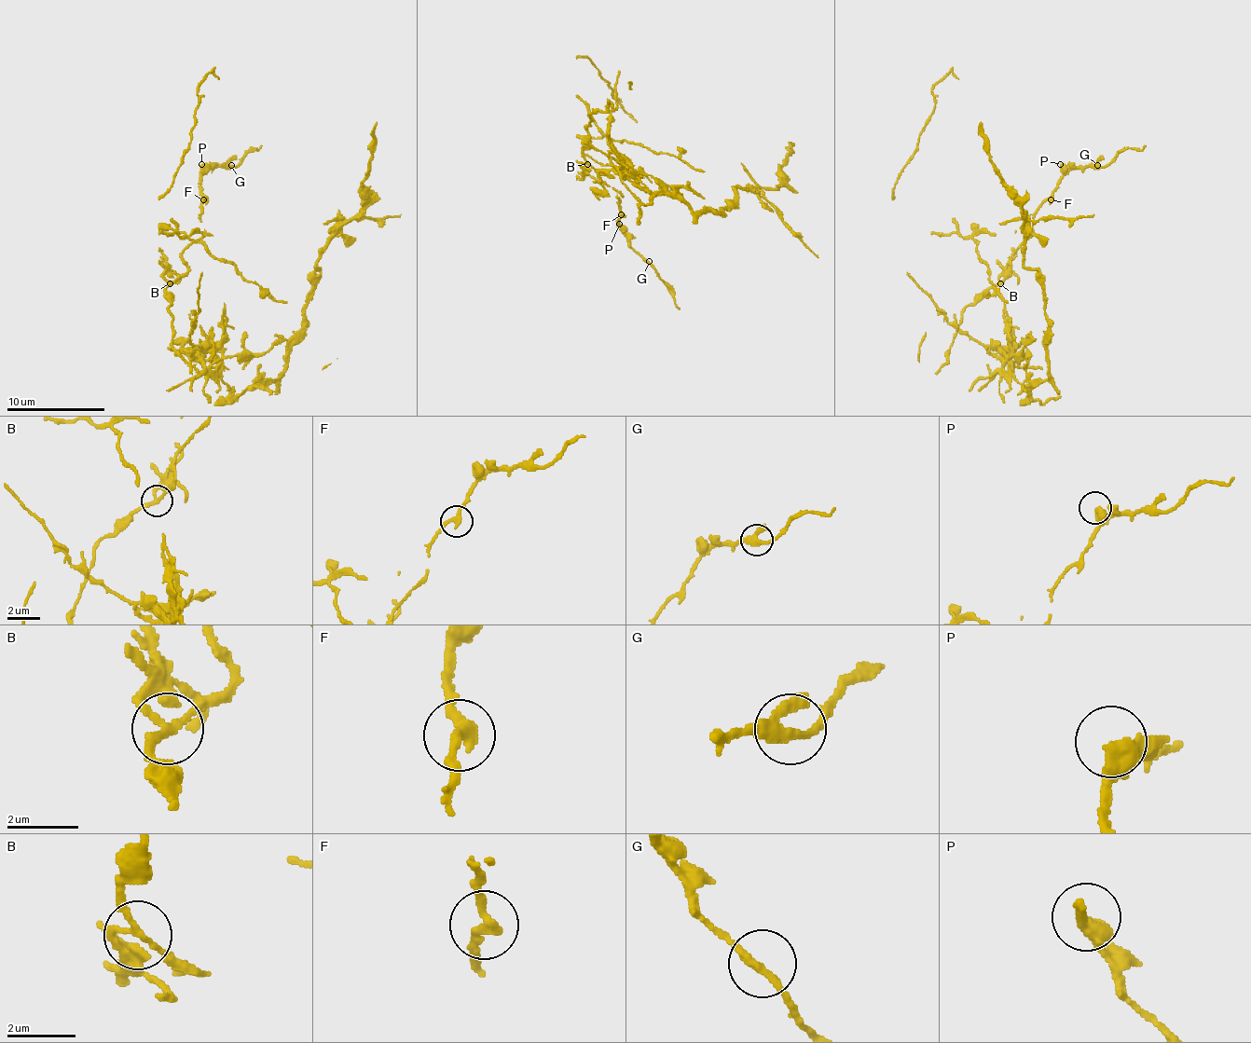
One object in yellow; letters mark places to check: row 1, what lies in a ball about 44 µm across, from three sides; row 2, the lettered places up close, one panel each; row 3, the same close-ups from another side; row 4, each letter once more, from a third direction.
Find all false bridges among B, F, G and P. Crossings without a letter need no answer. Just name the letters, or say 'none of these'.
B

